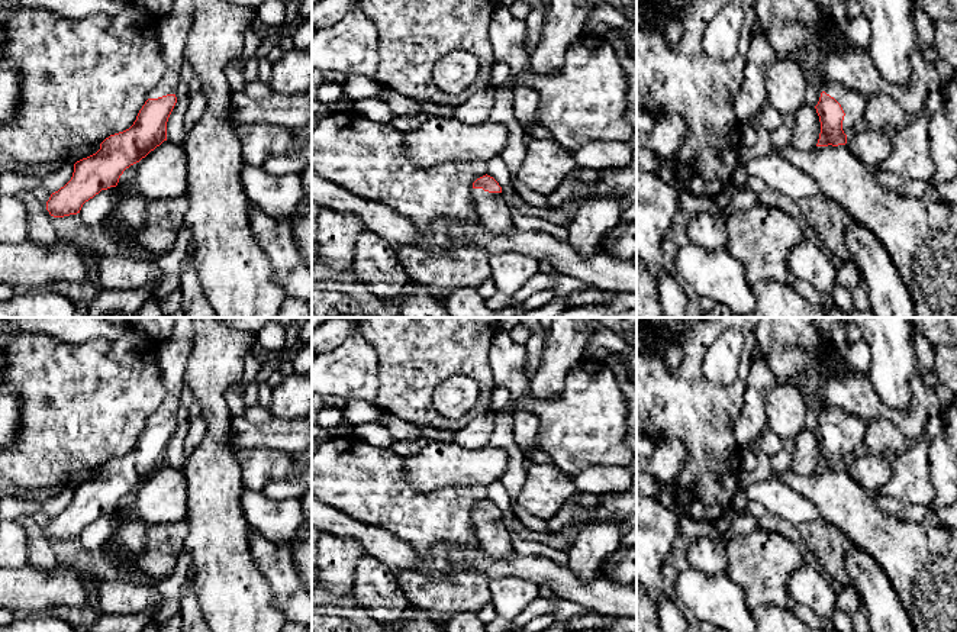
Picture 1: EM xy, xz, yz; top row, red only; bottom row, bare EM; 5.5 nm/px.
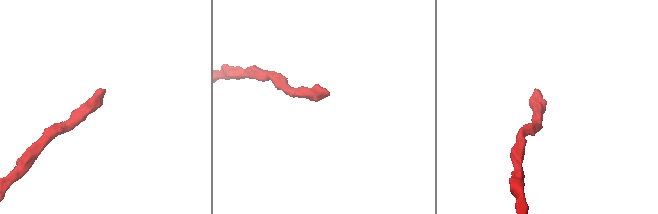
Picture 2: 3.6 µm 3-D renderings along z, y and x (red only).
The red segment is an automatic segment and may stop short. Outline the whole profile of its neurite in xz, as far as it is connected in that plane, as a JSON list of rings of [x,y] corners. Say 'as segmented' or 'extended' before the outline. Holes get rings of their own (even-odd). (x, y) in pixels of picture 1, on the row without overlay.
extended; [[[483,500],[473,507],[473,529],[481,546],[496,560],[513,551],[508,531],[502,522],[502,512],[490,502]]]

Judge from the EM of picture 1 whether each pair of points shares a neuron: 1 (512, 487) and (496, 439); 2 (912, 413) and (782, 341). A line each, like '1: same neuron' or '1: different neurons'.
1: same neuron
2: same neuron

